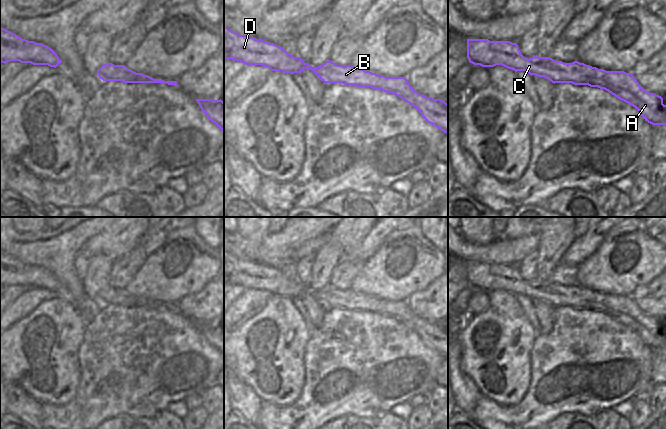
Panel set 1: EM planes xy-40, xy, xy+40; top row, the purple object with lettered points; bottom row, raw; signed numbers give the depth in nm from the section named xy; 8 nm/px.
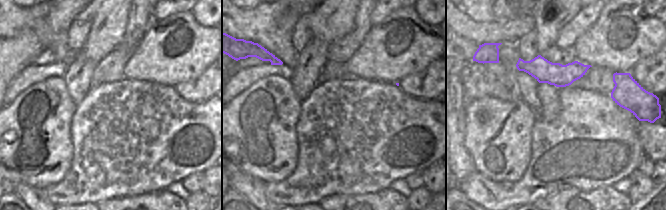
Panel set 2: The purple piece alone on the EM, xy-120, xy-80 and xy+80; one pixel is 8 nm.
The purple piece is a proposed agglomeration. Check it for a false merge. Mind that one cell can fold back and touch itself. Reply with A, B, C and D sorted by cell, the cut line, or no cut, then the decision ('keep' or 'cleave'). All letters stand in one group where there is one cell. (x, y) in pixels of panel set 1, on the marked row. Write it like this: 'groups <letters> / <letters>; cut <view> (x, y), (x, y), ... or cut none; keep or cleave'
groups A B C D; cut none; keep

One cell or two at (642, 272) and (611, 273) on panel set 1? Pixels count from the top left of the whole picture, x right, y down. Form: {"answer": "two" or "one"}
{"answer": "one"}

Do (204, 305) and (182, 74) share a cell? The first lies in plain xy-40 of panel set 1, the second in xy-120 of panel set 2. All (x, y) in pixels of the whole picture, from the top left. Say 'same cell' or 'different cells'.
different cells

